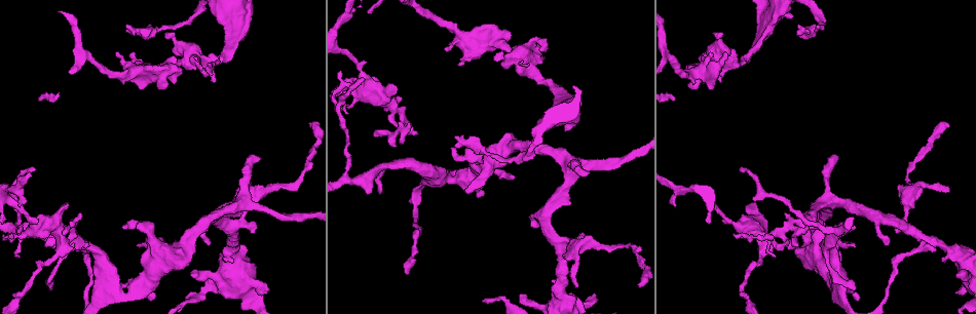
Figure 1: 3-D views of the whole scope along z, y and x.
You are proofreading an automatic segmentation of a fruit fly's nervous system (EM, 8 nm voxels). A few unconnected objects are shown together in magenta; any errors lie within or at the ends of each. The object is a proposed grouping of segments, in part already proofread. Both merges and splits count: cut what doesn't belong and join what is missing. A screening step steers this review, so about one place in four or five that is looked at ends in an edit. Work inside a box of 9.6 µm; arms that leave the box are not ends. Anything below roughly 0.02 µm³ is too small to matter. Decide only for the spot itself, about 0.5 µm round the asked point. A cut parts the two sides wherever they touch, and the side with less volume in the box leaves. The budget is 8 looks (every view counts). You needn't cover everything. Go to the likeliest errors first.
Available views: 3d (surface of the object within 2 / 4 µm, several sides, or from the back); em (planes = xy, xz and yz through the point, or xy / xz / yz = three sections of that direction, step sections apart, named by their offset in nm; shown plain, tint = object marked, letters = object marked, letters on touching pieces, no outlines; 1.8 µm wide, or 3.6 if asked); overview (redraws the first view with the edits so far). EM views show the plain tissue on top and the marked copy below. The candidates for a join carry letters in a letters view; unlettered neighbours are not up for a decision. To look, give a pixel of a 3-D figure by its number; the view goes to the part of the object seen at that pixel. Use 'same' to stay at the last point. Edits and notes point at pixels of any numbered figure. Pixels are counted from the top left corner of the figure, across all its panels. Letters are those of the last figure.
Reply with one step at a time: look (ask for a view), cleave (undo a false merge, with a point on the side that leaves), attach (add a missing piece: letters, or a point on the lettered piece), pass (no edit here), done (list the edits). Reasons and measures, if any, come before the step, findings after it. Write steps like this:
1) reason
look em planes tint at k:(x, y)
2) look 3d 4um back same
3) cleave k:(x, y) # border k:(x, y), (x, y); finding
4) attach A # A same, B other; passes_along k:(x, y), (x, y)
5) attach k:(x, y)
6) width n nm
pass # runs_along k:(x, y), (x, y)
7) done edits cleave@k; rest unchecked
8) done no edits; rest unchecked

abrupt turn
look 3d 2um back at 1:(437, 180)

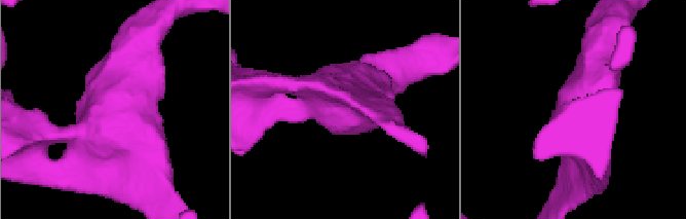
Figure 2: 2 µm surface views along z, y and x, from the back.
arms 3; arm_widths 200, 220, 320 nm
look em 3.6um planes letters at 2:(113, 123)

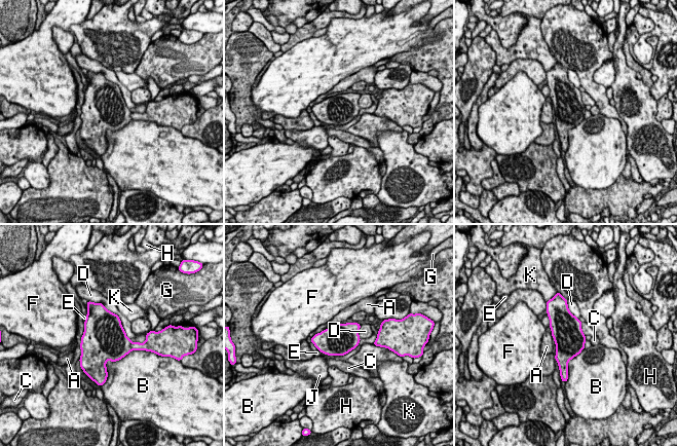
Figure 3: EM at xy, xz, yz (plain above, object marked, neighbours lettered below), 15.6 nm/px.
longest_contact D 700 nm
pass # A other, B other, C other, D other, E other, F other, G other, H other, J other, K other; border 3:(580, 323), (580, 329), (585, 336); one neuron here

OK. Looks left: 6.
look em xy step 16 tint at 1:(532, 67)

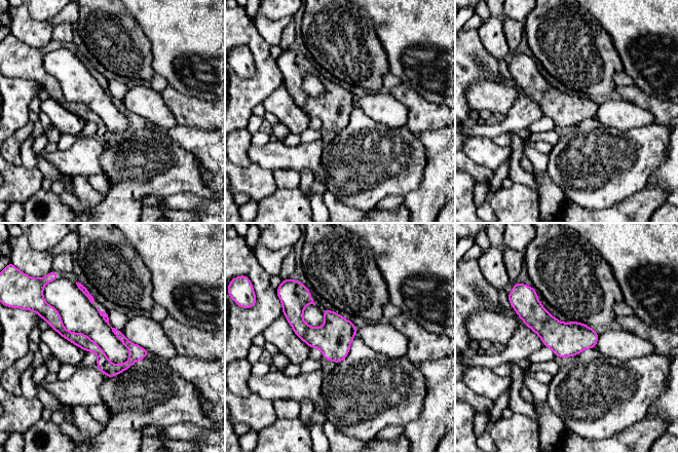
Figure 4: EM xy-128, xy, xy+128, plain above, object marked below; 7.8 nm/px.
look em planes tint same

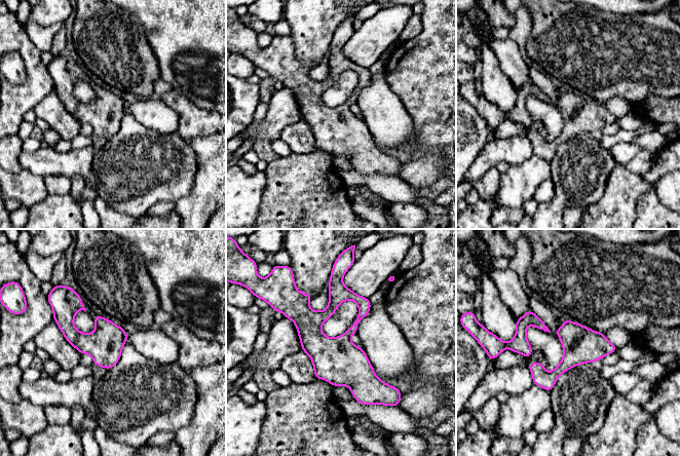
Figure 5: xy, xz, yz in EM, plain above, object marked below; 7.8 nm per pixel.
look em planes letters same

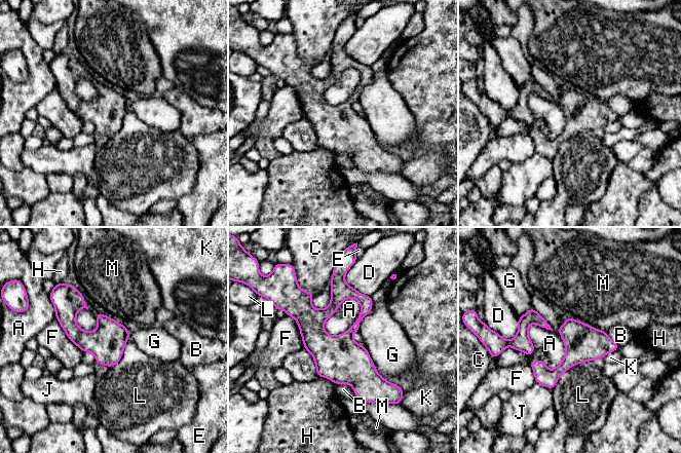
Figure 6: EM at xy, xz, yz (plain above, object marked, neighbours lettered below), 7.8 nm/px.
pass # A other, B other, C other, D other, E other, F other, G other, H other, J other, K other, L other, M other; border 6:(360, 302), (346, 298), (324, 330); continuous, no second neuron

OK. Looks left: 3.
small branch off a trunk
look em planes letters at 1:(67, 244)

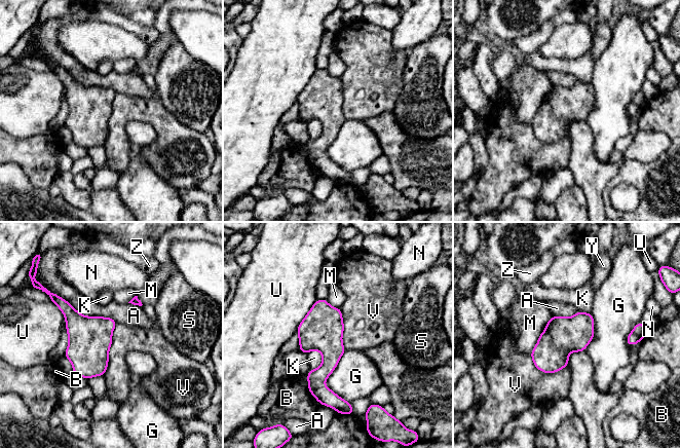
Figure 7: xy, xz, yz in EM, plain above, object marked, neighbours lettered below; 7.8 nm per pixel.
width 300 nm
pass # A other, B other, G other, K other, M other, N other, S other, U other, V other, Y other, Z other; border 7:(117, 324), (103, 374); one neuron here

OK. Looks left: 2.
done no edits; rest unchecked

